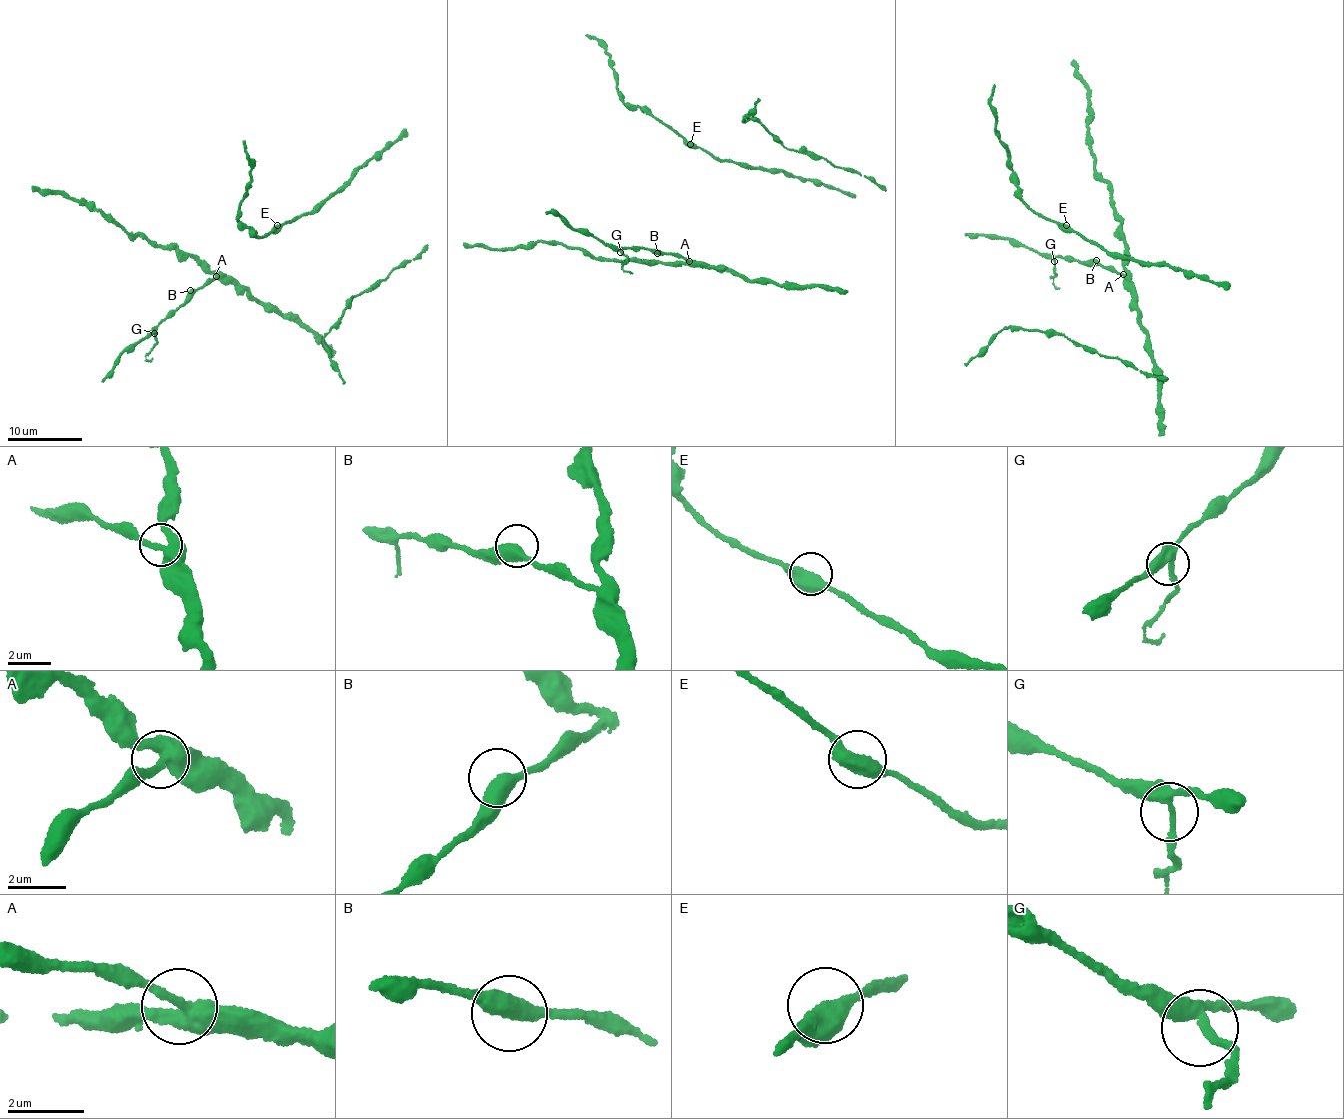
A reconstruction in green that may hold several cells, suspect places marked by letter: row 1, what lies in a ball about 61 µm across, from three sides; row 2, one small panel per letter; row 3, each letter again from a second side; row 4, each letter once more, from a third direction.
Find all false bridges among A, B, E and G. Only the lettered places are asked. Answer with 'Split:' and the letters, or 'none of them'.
Split: none of them

